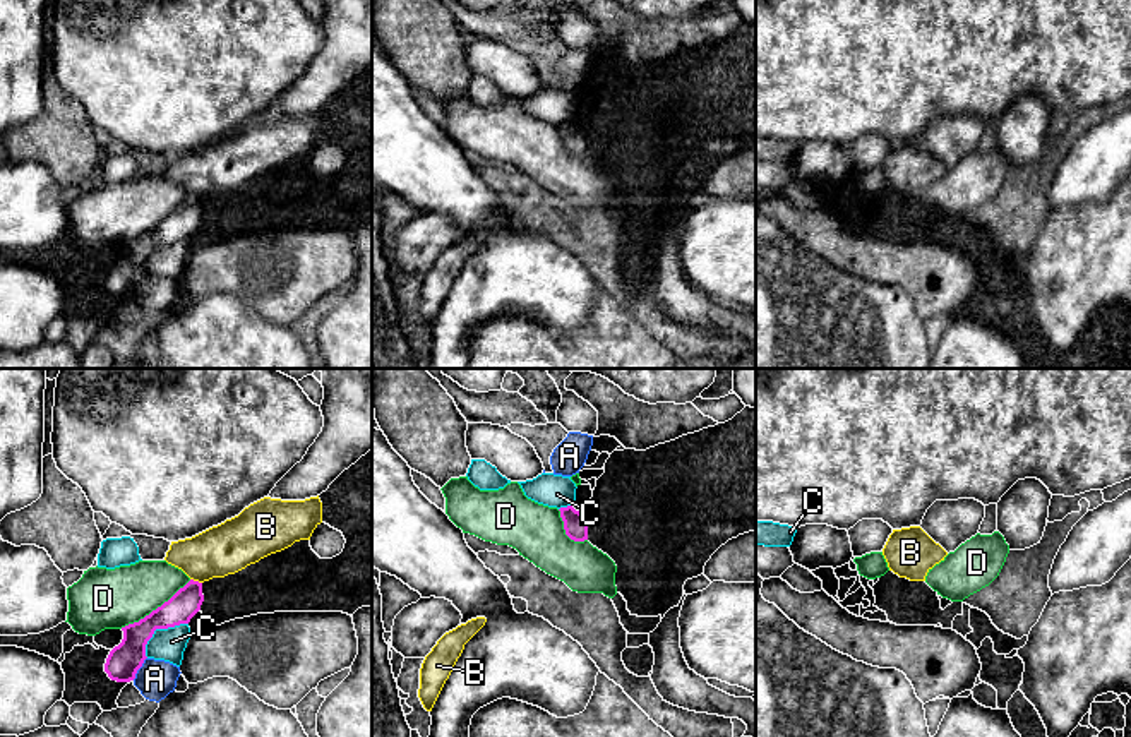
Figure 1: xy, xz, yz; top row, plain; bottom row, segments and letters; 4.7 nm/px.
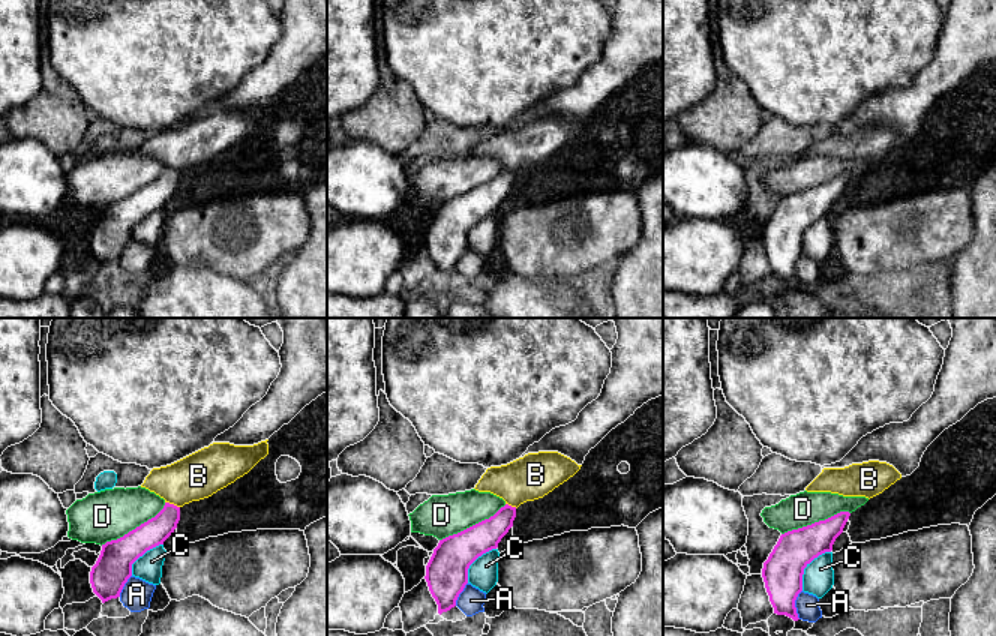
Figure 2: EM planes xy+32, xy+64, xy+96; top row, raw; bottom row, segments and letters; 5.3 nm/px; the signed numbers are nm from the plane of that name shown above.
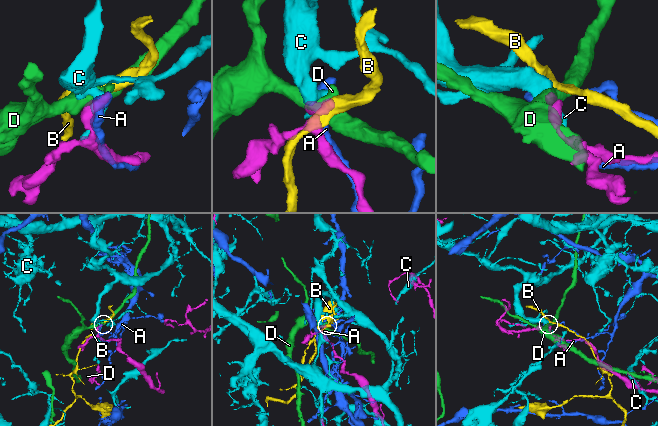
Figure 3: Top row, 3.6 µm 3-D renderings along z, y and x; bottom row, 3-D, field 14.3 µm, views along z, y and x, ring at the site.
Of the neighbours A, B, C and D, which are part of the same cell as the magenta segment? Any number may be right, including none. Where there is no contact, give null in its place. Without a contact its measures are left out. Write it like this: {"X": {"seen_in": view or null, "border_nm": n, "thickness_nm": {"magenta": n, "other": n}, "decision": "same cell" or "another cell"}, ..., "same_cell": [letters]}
{"A": {"seen_in": "xy", "border_nm": 130, "thickness_nm": {"magenta": 160, "other": 180}, "decision": "another cell"}, "B": {"seen_in": "xy", "border_nm": 60, "thickness_nm": {"magenta": 140, "other": 240}, "decision": "another cell"}, "C": {"seen_in": "xy", "border_nm": 260, "thickness_nm": {"magenta": 160, "other": 150}, "decision": "another cell"}, "D": {"seen_in": "xy", "border_nm": 400, "thickness_nm": {"magenta": 140, "other": 280}, "decision": "another cell"}, "same_cell": []}

